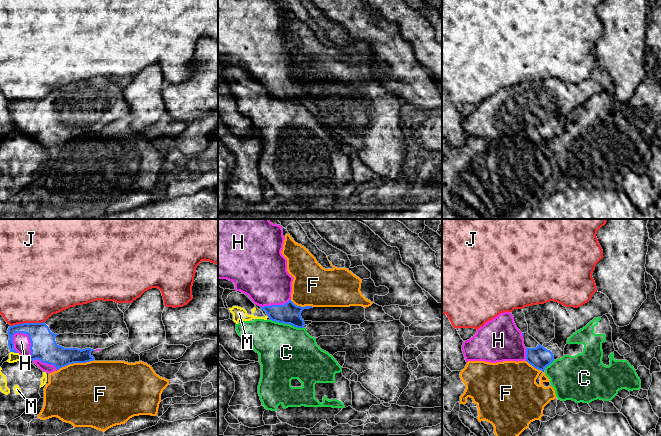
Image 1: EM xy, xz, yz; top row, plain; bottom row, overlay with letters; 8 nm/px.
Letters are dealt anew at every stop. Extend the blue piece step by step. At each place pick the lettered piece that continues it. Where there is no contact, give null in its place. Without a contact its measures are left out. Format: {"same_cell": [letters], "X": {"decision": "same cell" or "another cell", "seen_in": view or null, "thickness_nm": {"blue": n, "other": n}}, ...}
{"same_cell": ["H"], "C": {"decision": "another cell", "seen_in": "xz", "thickness_nm": {"blue": 170, "other": 440}}, "F": {"decision": "another cell", "seen_in": "xy", "thickness_nm": {"blue": 190, "other": 480}}, "H": {"decision": "same cell", "seen_in": "xy", "thickness_nm": {"blue": 220, "other": 130}}, "J": {"decision": "another cell", "seen_in": "xy", "thickness_nm": {"blue": 220, "other": 500}}, "M": {"decision": "another cell", "seen_in": "xy", "thickness_nm": {"blue": 220, "other": 80}}}

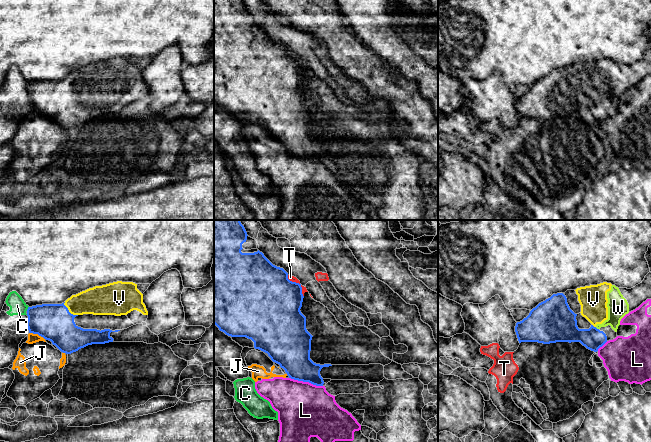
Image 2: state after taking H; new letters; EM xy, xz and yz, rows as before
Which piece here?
{"same_cell": ["V", "W"], "C": {"decision": "another cell", "seen_in": "xy", "thickness_nm": {"blue": 300, "other": 130}}, "J": {"decision": "another cell", "seen_in": "xy", "thickness_nm": {"blue": 300, "other": 80}}, "L": {"decision": "another cell", "seen_in": "xz", "thickness_nm": {"blue": 280, "other": 440}}, "T": {"decision": "another cell", "seen_in": "xz", "thickness_nm": {"blue": 440, "other": 50}}, "V": {"decision": "same cell", "seen_in": "xy", "thickness_nm": {"blue": 300, "other": 220}}, "W": {"decision": "same cell", "seen_in": "yz", "thickness_nm": {"blue": 200, "other": 170}}}

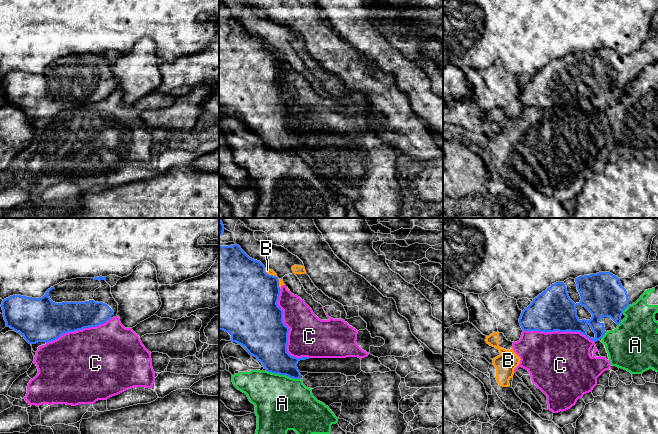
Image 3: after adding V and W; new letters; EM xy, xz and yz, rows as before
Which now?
{"same_cell": [], "A": {"decision": "another cell", "seen_in": "xz", "thickness_nm": {"blue": 280, "other": 440}}, "B": {"decision": "another cell", "seen_in": "xz", "thickness_nm": {"blue": 440, "other": 50}}, "C": {"decision": "another cell", "seen_in": "xz", "thickness_nm": {"blue": 400, "other": 320}}}

